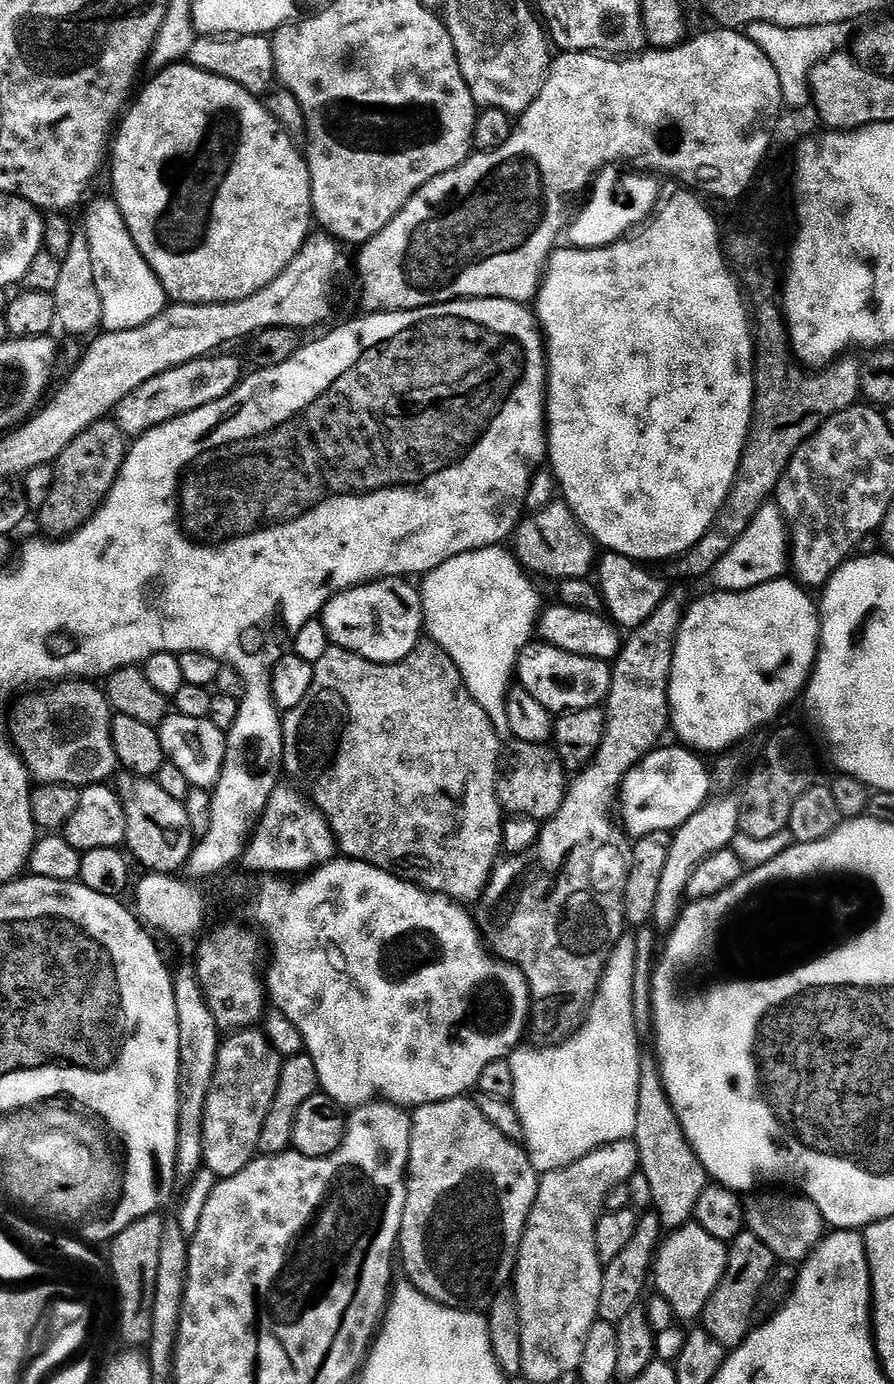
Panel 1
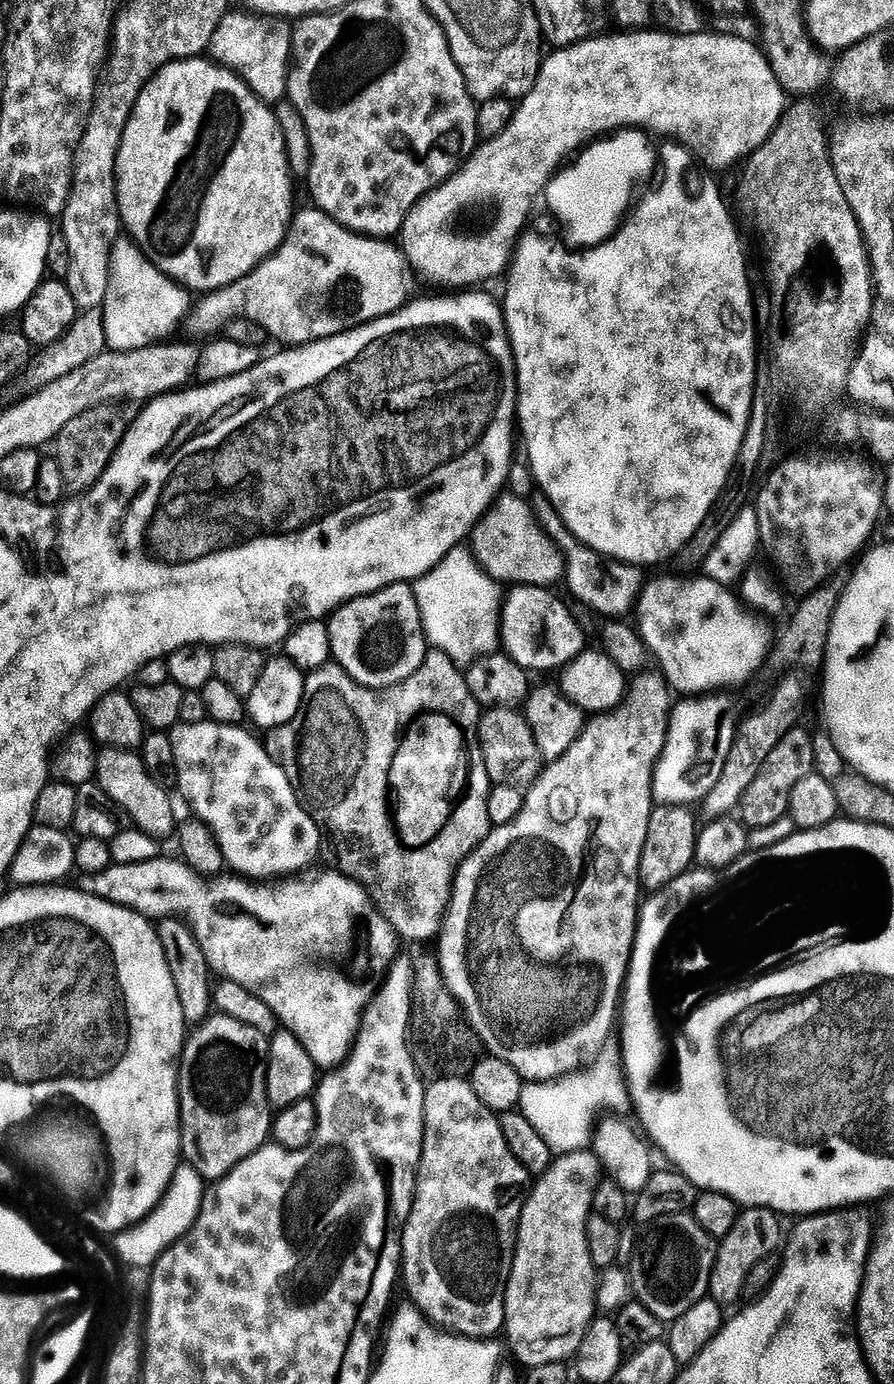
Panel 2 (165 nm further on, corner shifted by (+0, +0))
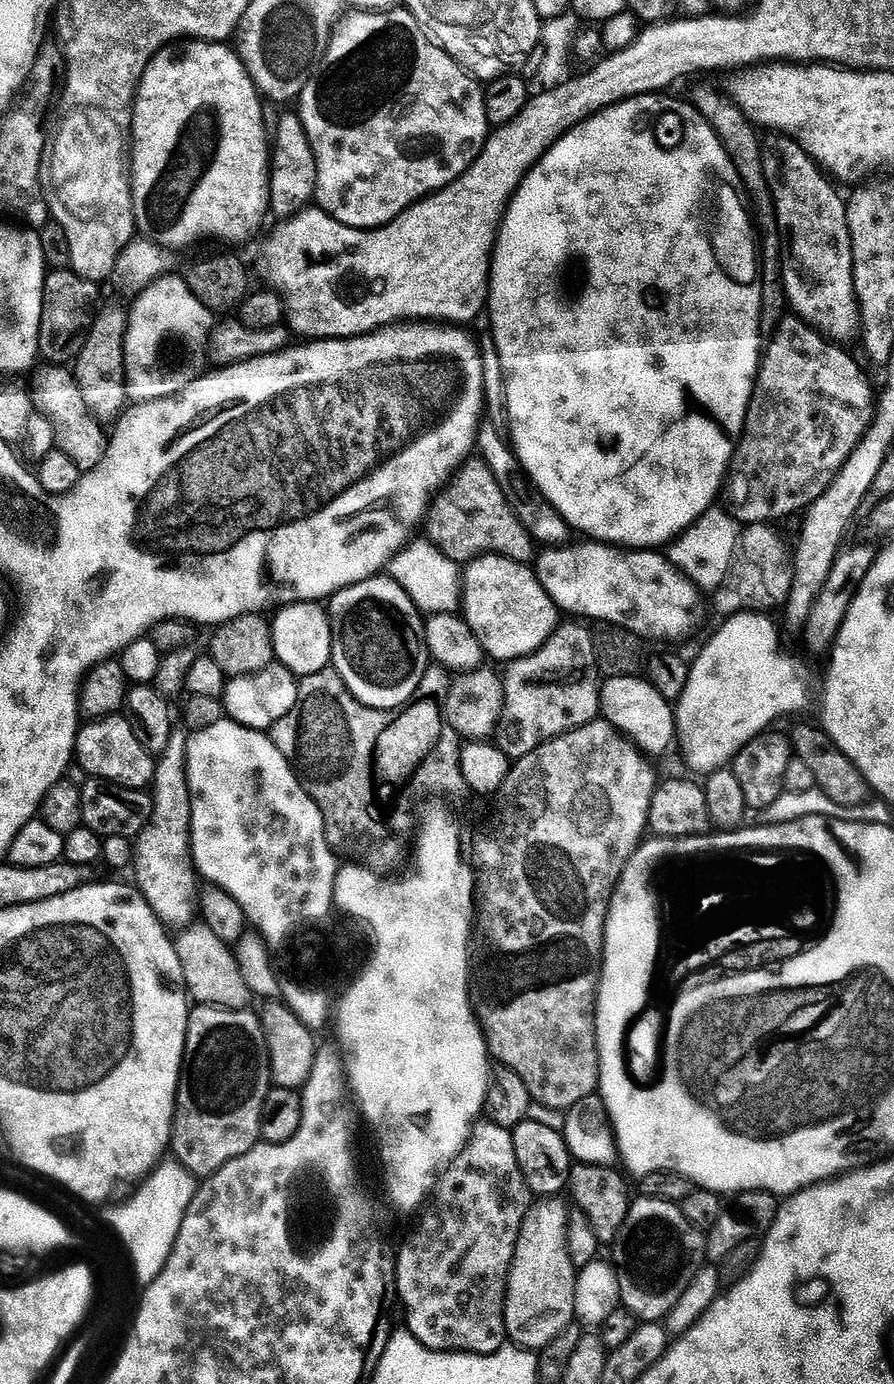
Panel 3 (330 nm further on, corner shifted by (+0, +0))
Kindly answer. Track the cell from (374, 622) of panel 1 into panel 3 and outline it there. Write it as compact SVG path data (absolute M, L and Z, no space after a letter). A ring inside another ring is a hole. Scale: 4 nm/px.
M387 575L372 576L369 580L337 592L331 597L326 611L332 618L331 667L335 668L342 682L346 682L354 698L378 710L400 708L407 704L414 690L418 690L418 682L422 682L426 670L430 667L430 657L428 644L424 641L425 617L406 590Z

